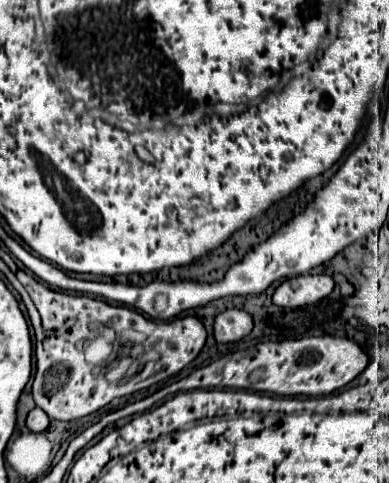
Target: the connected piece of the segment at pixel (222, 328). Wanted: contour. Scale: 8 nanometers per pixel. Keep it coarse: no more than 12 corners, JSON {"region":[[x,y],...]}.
{"region":[[225,310],[215,318],[219,344],[239,342],[253,328],[245,310]]}

